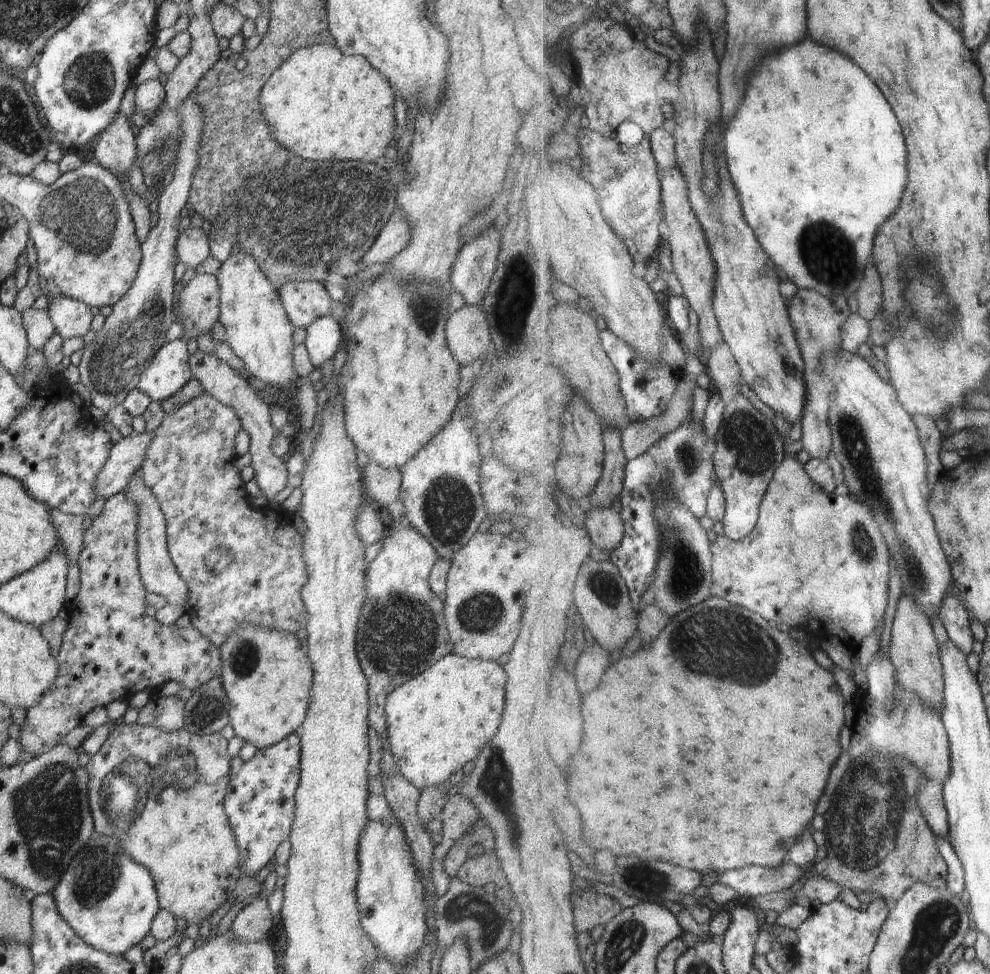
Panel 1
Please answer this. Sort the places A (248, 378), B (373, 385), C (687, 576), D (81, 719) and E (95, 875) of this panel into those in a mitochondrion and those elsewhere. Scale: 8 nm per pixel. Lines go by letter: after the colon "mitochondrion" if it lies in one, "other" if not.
A: other
B: other
C: mitochondrion
D: other
E: mitochondrion

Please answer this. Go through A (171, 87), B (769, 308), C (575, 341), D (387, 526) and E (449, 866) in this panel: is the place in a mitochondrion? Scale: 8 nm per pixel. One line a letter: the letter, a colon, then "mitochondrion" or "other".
A: other
B: other
C: other
D: other
E: other

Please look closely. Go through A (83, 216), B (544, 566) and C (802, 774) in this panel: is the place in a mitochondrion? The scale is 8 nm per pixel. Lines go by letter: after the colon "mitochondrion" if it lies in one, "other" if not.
A: mitochondrion
B: other
C: other

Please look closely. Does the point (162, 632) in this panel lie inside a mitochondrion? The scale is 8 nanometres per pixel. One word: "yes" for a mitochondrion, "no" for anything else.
no

